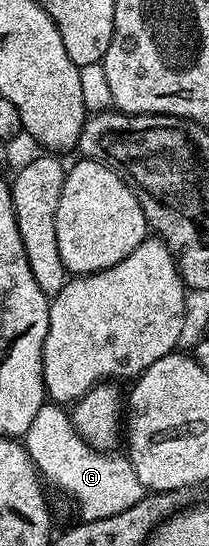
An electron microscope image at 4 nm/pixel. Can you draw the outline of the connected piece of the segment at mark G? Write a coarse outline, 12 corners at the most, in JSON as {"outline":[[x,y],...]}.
{"outline":[[42,404],[26,453],[62,480],[82,520],[112,518],[144,494],[127,457],[99,452],[65,407]]}

